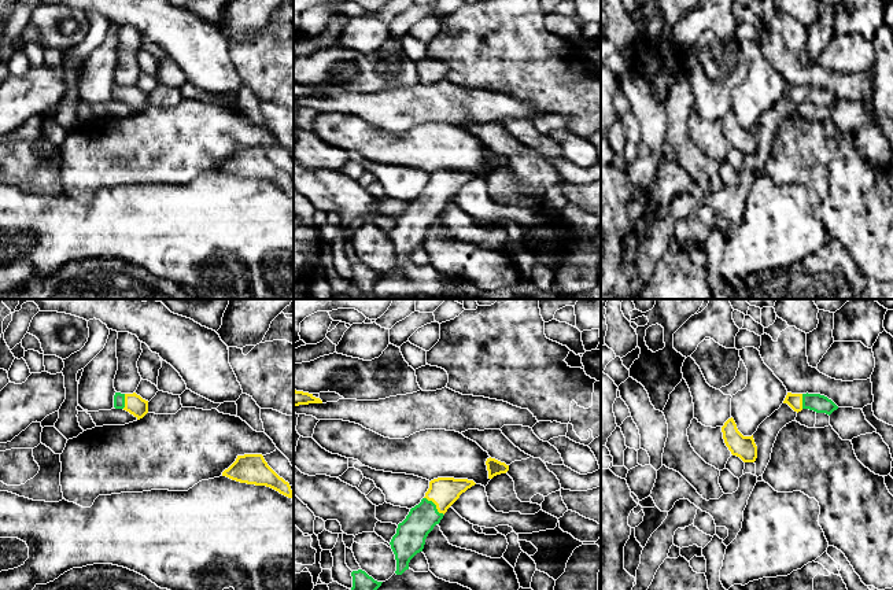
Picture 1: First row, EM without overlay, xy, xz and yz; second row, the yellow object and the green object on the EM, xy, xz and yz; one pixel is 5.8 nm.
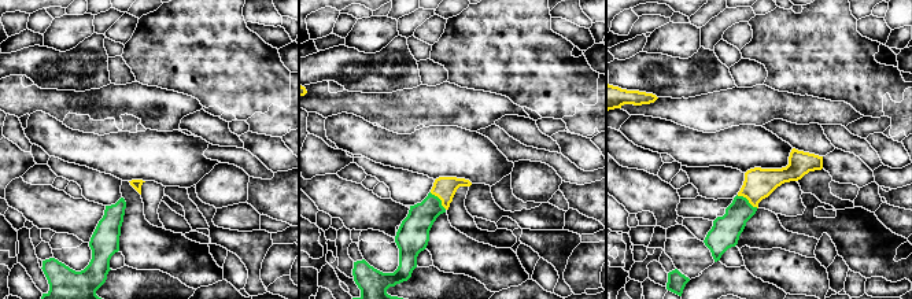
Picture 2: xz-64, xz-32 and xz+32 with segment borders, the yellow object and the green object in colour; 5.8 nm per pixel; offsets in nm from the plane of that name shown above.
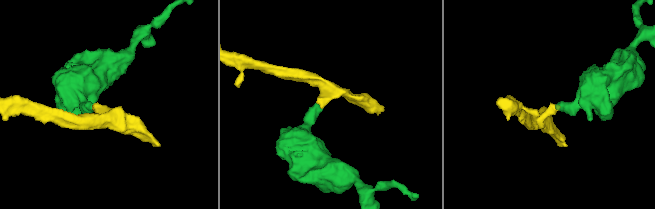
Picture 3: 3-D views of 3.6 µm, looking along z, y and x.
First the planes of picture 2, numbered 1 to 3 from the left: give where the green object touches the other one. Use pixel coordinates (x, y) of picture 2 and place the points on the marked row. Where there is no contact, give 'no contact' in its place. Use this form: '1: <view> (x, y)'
1: no contact
2: xz-32 (439, 198)
3: xz+32 (748, 199)

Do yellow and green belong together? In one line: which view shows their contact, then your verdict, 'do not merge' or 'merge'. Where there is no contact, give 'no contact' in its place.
xz | merge

